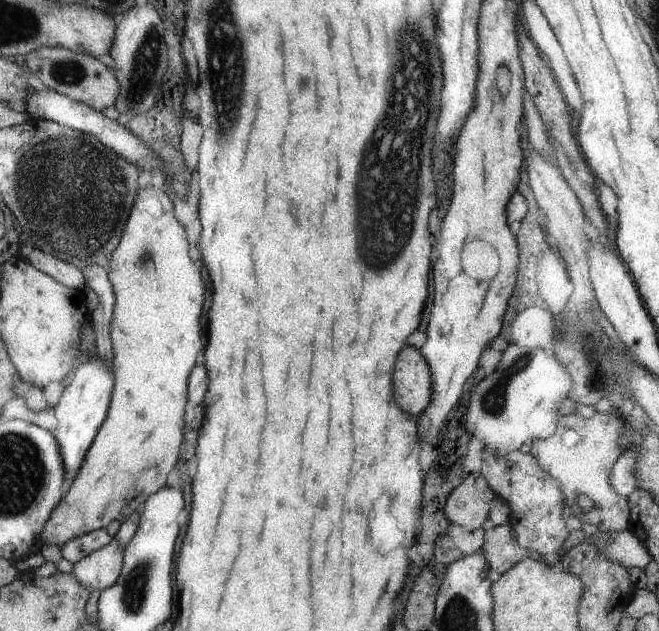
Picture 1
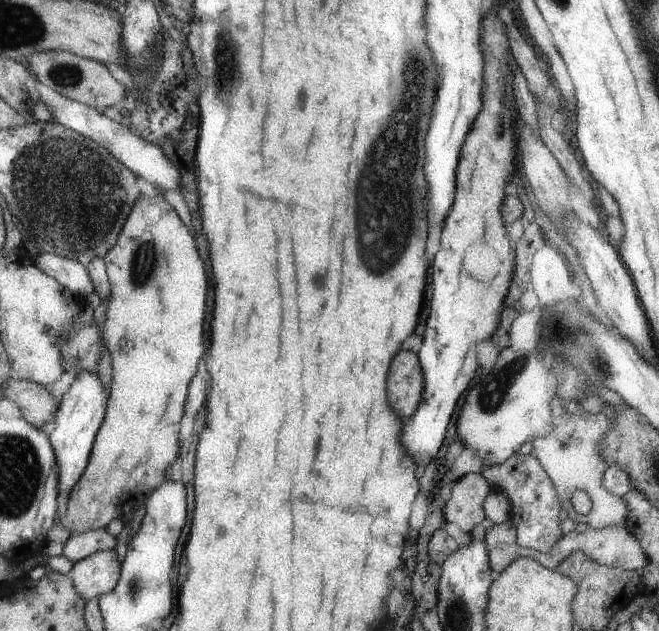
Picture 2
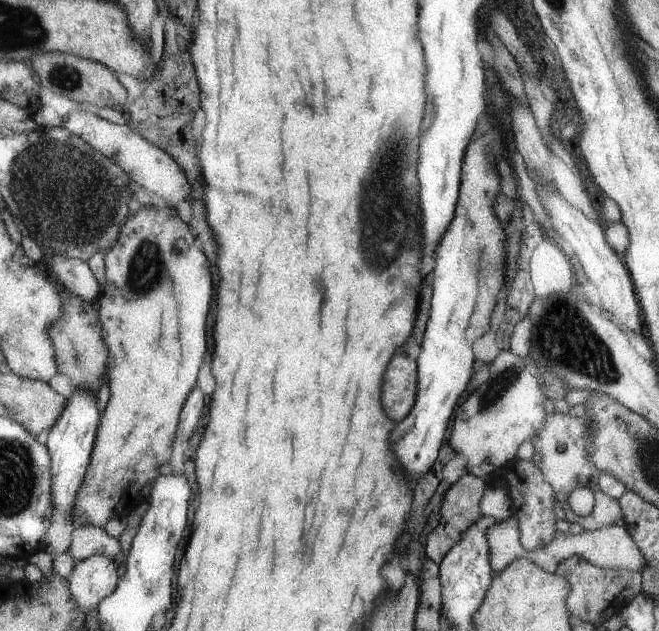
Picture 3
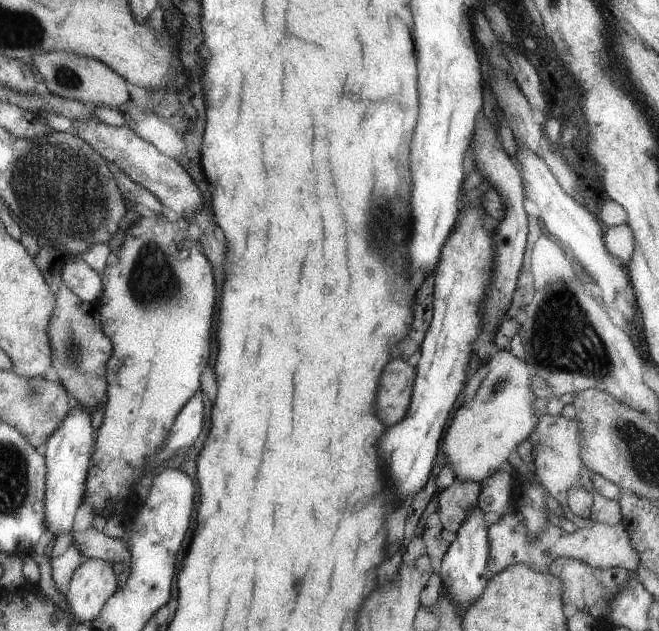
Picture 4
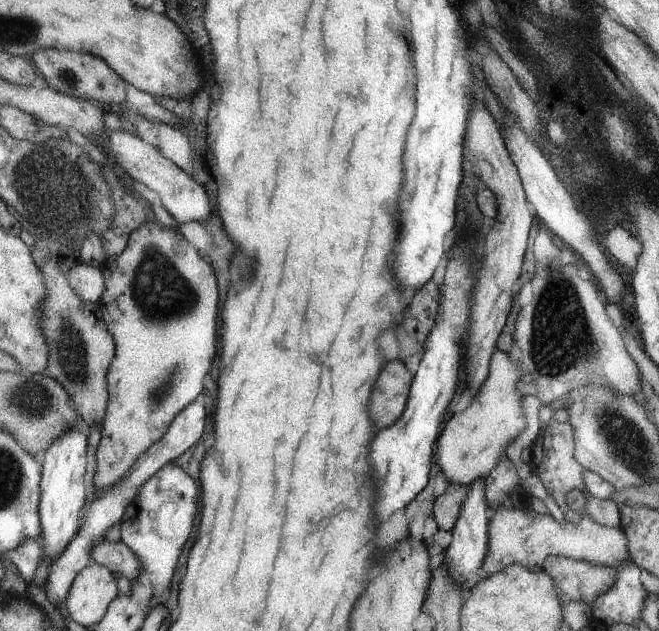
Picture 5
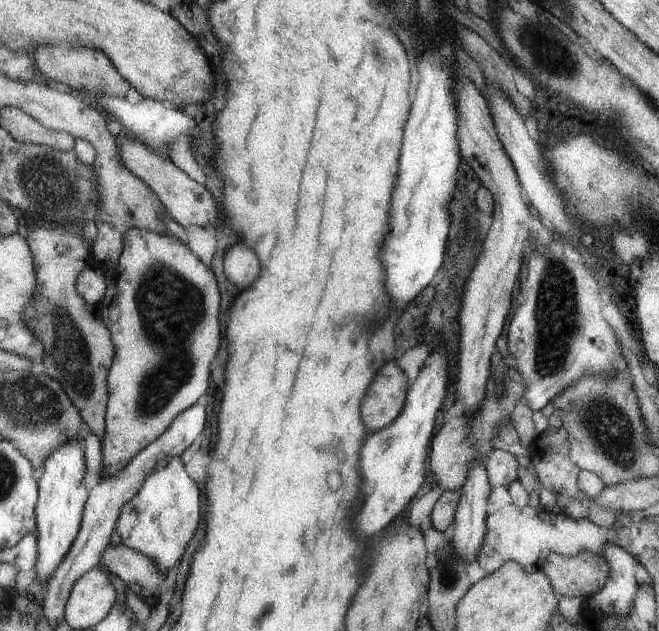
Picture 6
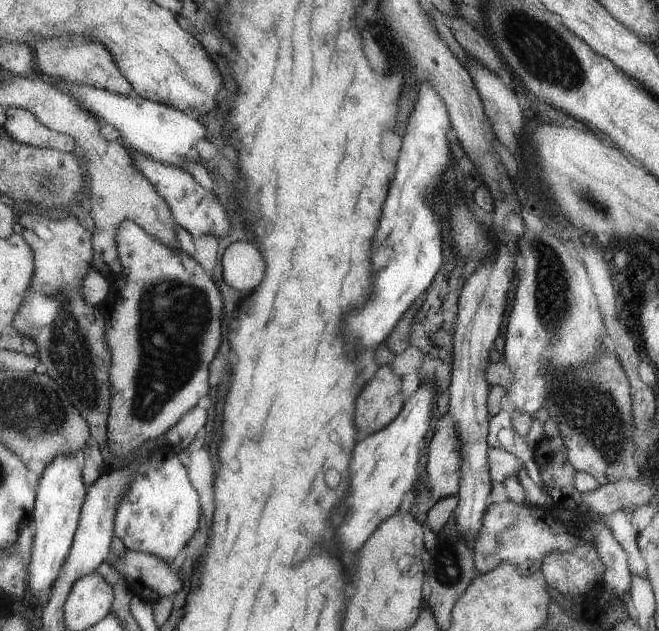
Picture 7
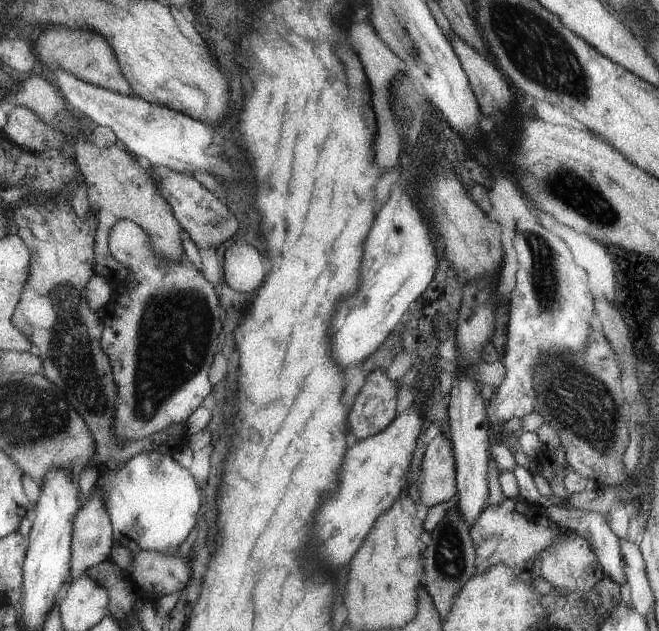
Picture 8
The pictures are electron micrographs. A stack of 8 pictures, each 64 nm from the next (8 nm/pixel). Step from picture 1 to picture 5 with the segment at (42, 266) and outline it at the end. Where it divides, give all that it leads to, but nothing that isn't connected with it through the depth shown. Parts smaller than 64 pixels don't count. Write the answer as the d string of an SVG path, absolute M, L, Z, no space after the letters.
M82 263L69 274L70 286L84 302L99 303L106 292L106 279L101 268Z

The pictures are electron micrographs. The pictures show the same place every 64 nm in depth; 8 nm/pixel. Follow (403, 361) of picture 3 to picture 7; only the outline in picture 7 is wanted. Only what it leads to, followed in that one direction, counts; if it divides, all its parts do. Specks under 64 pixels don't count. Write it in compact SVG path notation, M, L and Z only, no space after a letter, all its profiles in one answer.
M385 364L363 386L361 398L357 398L357 418L353 418L361 426L361 438L385 429L397 418L403 408L399 384L402 384L401 376Z

